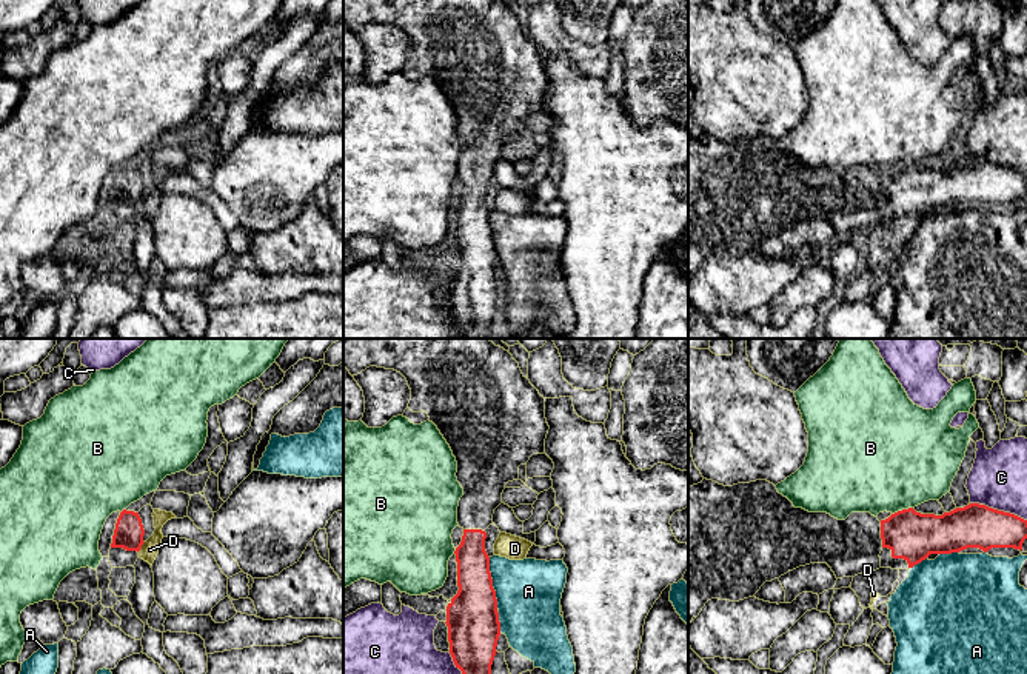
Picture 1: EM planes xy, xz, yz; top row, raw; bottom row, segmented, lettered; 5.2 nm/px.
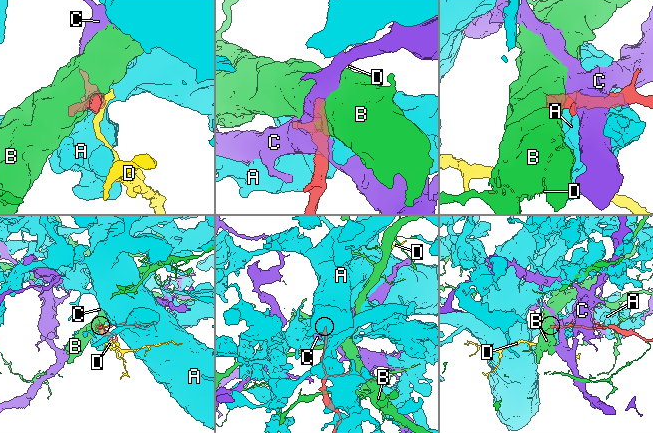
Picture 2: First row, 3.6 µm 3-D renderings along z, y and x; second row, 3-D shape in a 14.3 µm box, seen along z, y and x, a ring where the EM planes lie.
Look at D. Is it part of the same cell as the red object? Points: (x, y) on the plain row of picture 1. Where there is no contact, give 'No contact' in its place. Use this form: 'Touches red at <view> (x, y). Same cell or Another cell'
Touches red at xy (140, 202). Another cell

